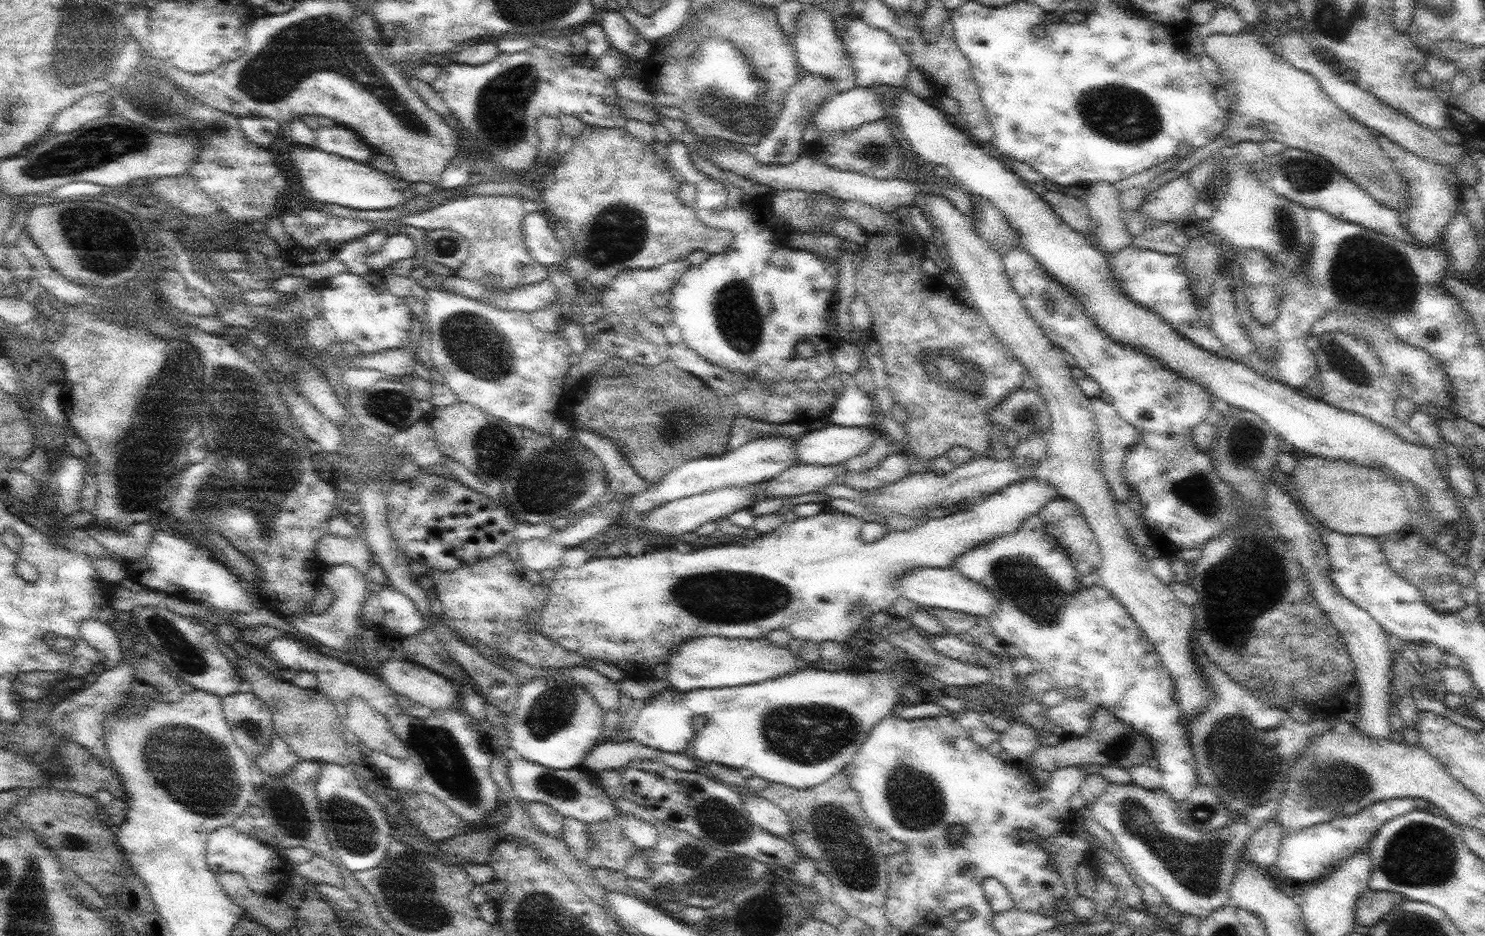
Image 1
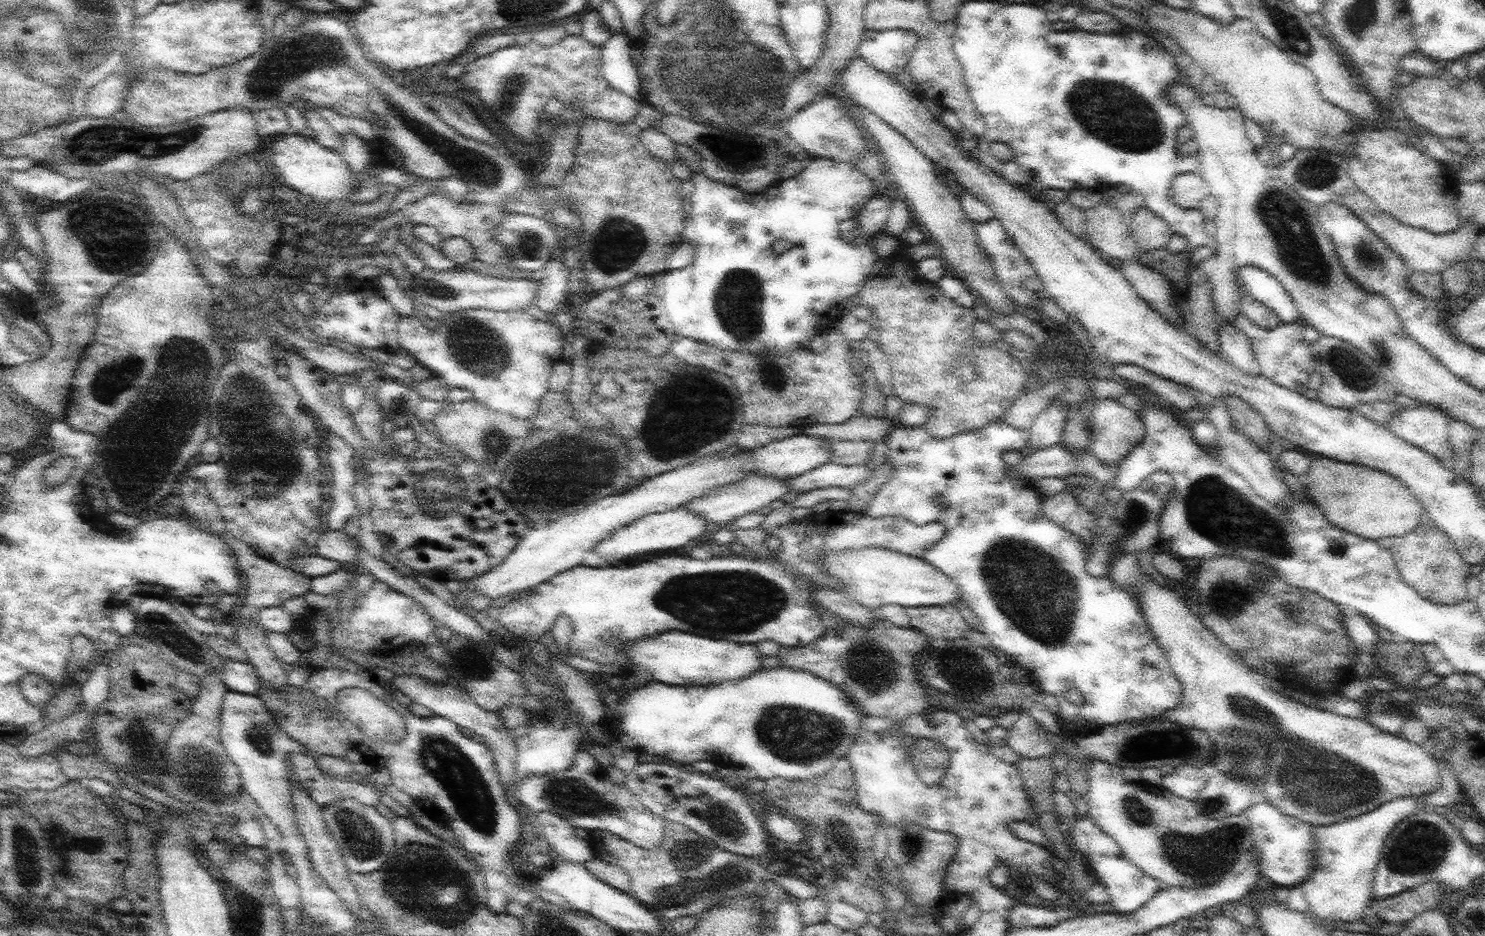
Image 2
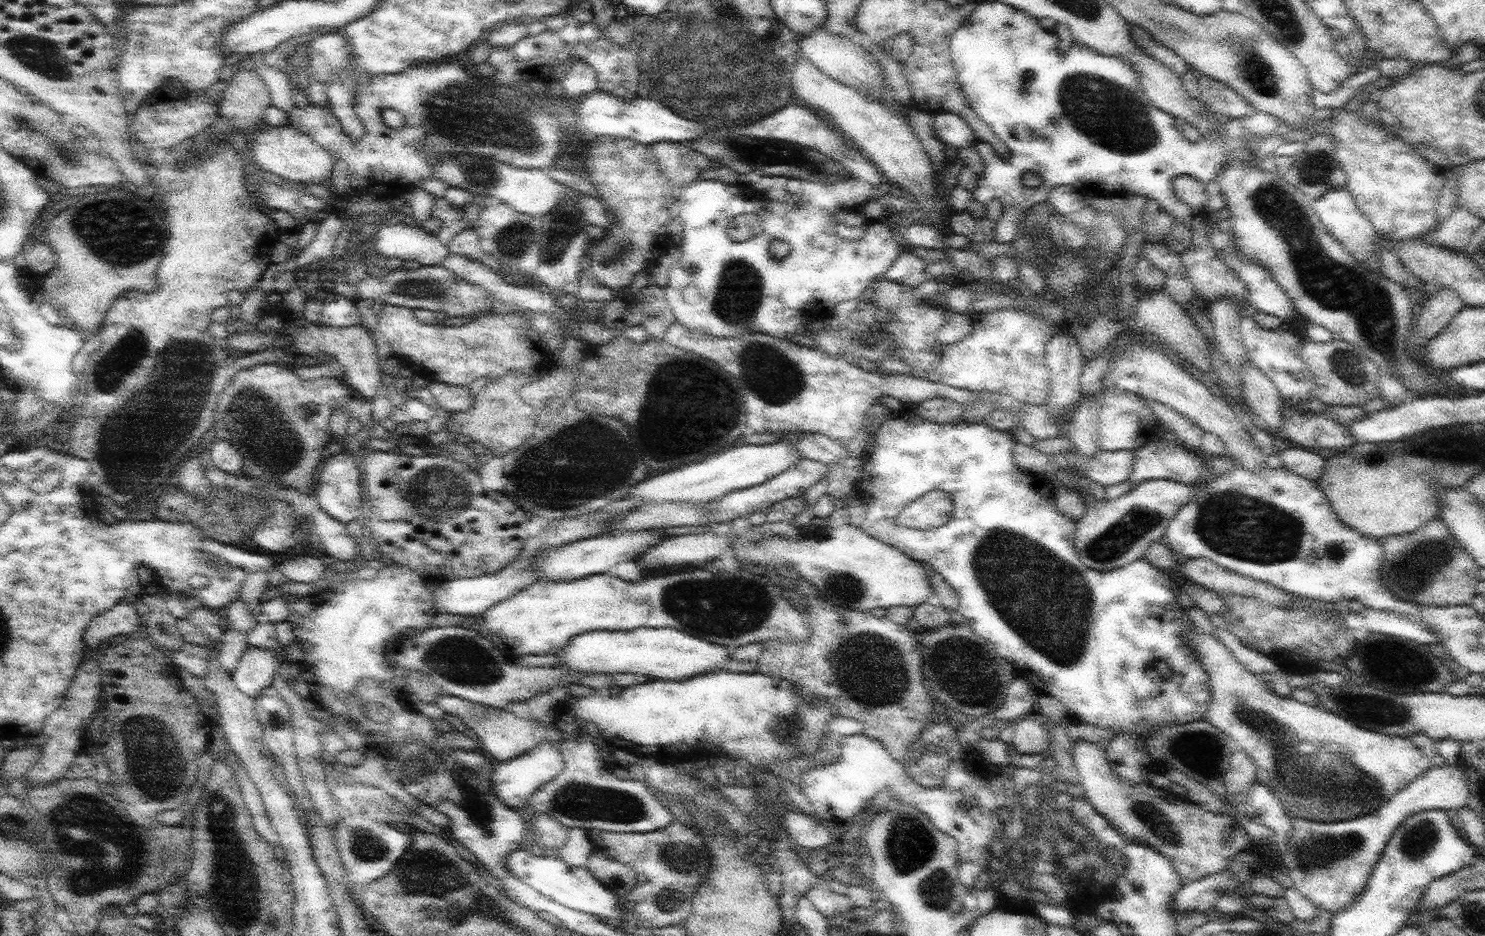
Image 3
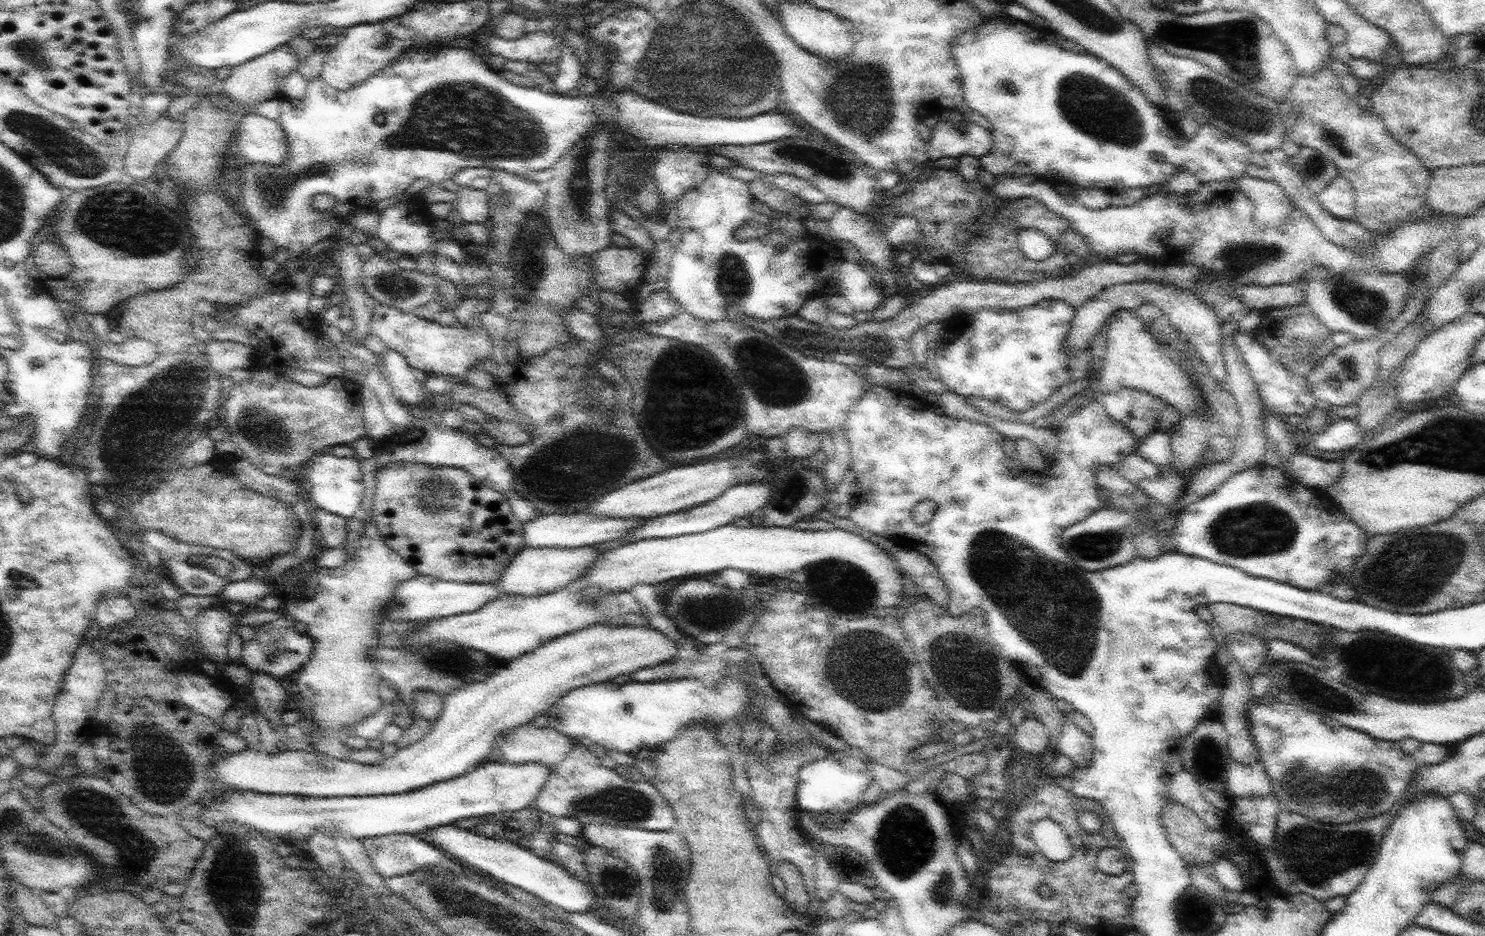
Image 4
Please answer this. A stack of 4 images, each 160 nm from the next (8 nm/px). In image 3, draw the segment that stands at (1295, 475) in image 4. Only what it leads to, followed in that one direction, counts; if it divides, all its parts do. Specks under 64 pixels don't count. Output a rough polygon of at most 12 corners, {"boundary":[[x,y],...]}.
{"boundary":[[1288,445],[1284,467],[1308,480],[1320,479],[1326,458],[1316,450]]}

